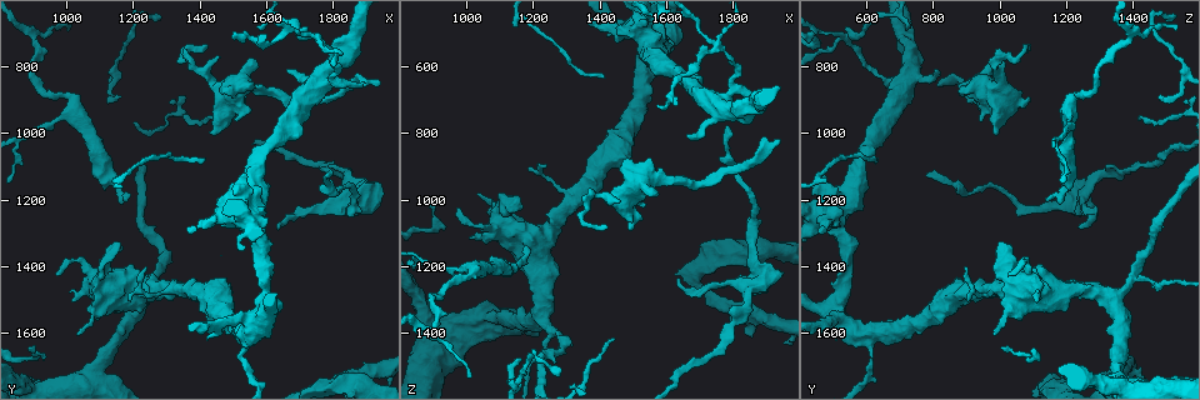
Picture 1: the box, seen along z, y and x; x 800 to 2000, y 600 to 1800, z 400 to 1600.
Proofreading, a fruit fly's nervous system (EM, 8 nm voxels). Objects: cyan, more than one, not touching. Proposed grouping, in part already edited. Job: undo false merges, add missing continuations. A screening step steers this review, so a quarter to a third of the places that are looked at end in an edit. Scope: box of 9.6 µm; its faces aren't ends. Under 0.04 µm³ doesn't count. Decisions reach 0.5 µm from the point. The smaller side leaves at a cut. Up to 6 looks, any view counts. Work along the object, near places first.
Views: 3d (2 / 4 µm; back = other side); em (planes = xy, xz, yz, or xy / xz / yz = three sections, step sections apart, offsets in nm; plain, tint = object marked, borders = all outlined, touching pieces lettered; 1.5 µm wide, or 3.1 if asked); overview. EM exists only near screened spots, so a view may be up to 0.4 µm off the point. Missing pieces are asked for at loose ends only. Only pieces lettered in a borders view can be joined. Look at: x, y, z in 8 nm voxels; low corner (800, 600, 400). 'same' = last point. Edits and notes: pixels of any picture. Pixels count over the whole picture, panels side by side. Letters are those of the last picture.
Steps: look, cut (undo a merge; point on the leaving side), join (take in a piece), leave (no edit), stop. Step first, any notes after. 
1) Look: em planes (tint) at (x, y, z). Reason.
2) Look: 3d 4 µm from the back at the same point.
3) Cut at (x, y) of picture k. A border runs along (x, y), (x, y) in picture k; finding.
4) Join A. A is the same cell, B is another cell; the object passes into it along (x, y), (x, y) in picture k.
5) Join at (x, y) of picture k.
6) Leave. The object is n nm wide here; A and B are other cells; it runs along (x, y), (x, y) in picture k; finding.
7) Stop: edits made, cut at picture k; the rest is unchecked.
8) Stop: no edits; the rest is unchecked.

Look: em planes (borders) at (1910, 1150, 1190). Thick end.

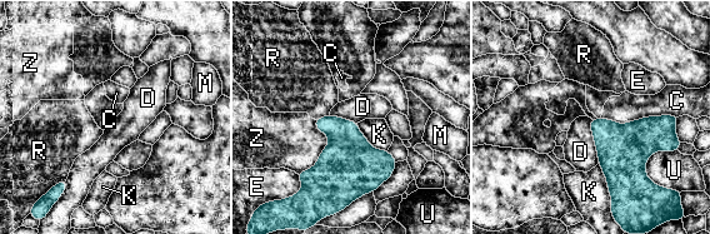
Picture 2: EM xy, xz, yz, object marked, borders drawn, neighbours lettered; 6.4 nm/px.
Leave. The longest contact is with Z, 380 nm; C, D, E, K, M, R, U and Z are other cells; none of them fits.

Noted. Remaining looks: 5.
Look: em yz step 8 (tint) at (1660, 810, 800). Free end.

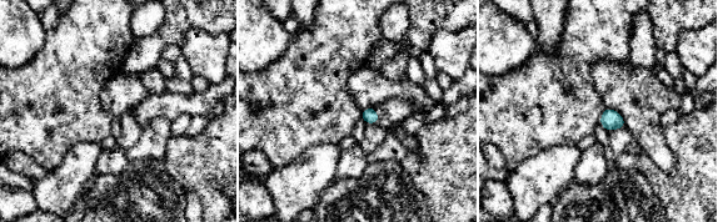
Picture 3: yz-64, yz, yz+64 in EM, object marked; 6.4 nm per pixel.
Look: em planes (borders) at the same point. Another direction.

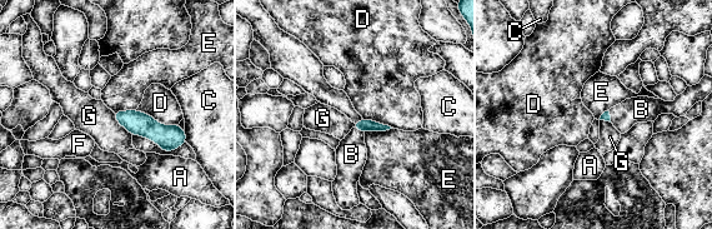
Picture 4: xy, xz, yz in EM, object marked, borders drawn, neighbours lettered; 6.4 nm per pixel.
Join at (351, 154) of picture 4. The longest contact is with D, 280 nm; B is the same cell, A, C, D, E, F and G are other cells; the object passes into it along (365, 125), (359, 129), (351, 154) in picture 4; the cell continues.

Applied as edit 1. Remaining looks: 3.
Look: em xy step 4 (borders) at (1940, 860, 820). Free end.

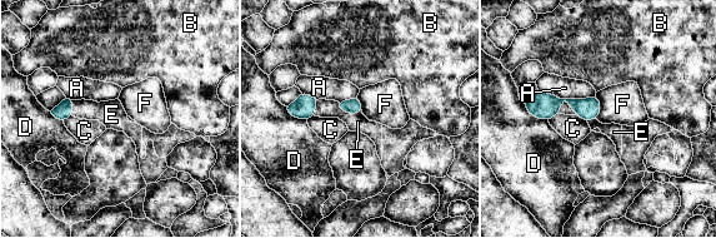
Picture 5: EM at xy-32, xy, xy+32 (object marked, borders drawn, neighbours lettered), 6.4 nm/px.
Look: em planes (borders) at the same point. Another direction.

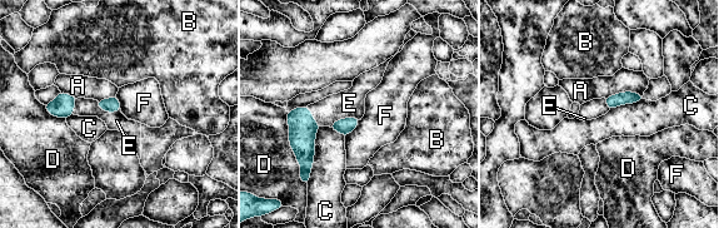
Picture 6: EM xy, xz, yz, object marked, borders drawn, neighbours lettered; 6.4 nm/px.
Join at (349, 103) of picture 6. E is the same cell, A, B, C, D and F are other cells; the object passes into it along (344, 127), (345, 118), (349, 103) in picture 6; the cell continues.

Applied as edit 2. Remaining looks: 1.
Stop: edits made, join at picture 4, join at picture 6; the rest is unchecked.

